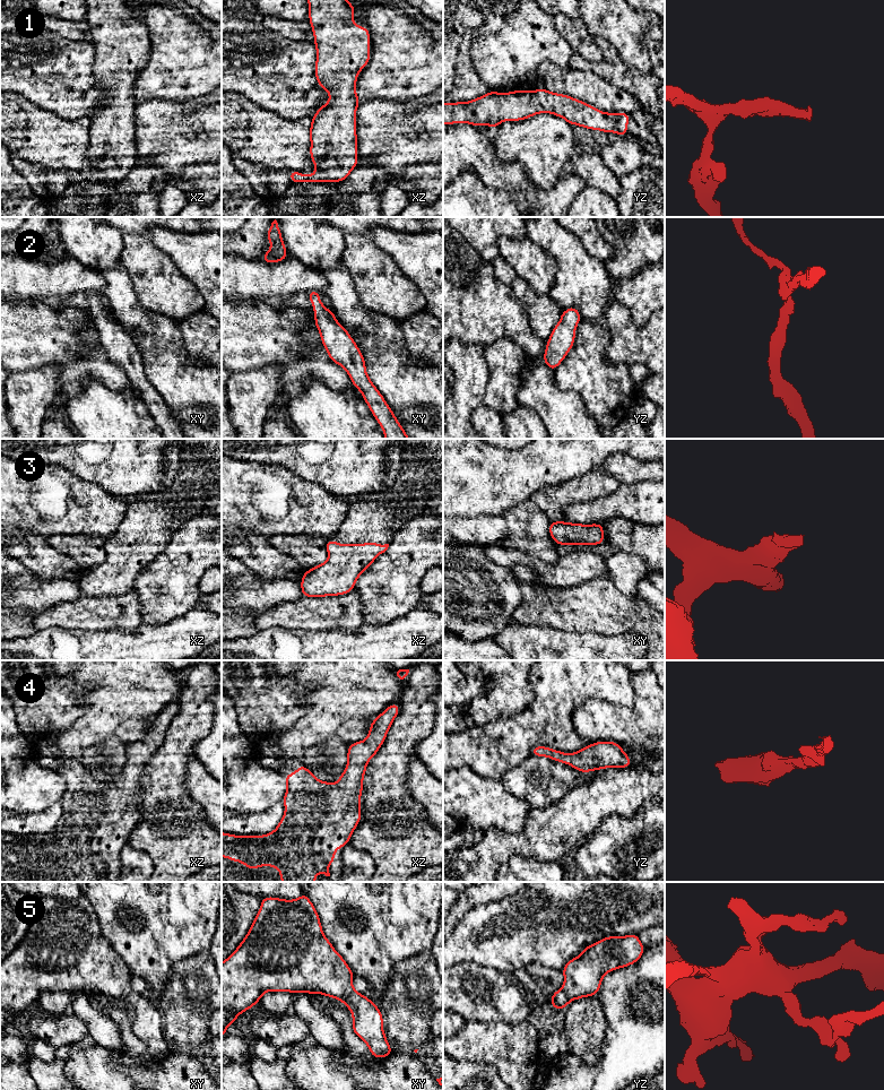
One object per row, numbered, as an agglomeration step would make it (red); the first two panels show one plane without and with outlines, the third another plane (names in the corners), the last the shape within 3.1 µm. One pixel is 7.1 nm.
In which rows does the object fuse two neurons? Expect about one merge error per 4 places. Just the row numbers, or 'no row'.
no row

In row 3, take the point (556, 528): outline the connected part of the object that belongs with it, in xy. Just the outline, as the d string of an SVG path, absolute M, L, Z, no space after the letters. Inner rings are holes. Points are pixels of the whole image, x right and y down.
M551 521L548 528L555 544L558 545L599 545L605 543L601 524L582 525L565 521Z

